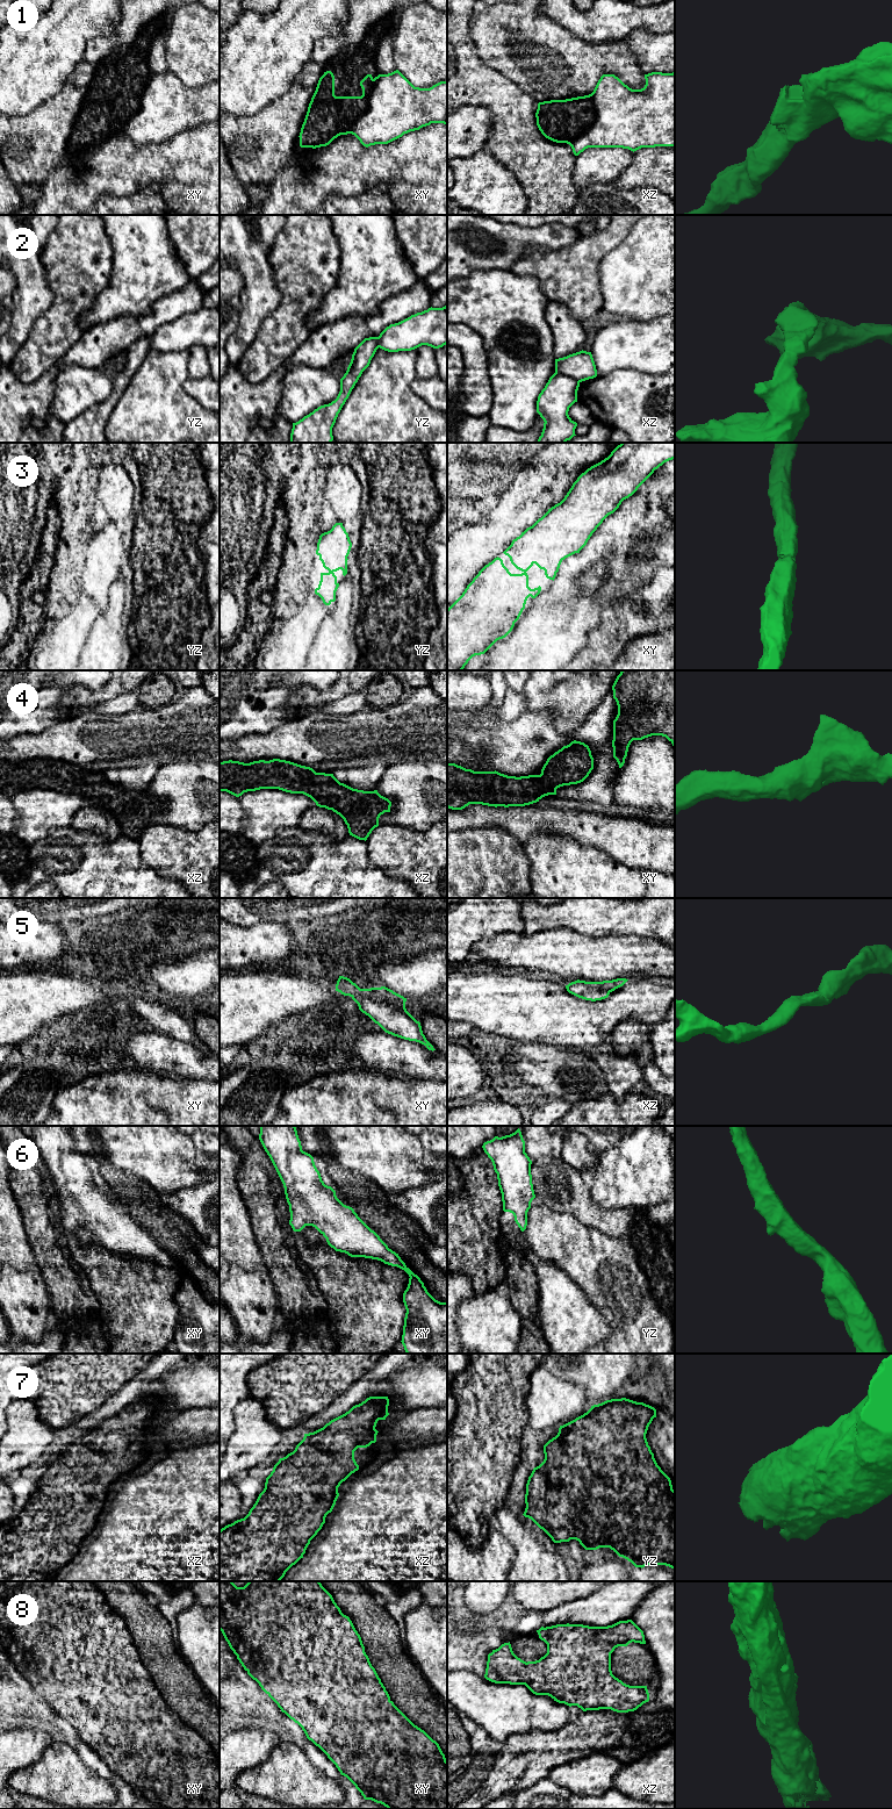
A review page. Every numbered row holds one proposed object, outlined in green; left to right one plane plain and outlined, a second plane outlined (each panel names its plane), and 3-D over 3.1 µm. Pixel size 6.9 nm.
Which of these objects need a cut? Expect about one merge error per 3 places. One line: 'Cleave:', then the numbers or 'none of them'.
Cleave: 1, 2

